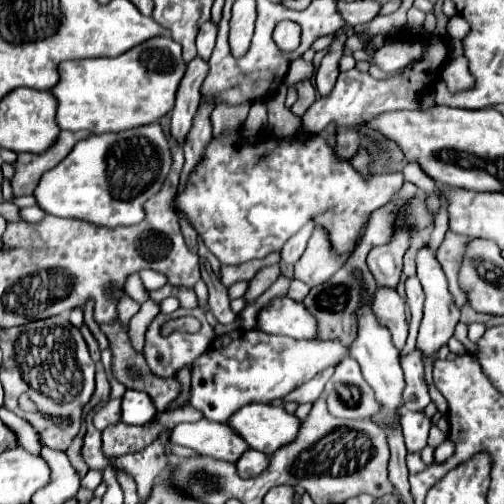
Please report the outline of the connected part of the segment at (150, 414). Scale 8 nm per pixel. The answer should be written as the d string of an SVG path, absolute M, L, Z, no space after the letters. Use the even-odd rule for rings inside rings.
M127 389L123 395L121 407L123 407L121 419L123 419L123 423L129 423L129 425L145 425L157 415L151 397L143 391Z

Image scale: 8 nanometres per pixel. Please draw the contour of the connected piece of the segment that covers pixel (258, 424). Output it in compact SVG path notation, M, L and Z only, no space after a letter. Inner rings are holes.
M247 405L239 409L239 413L235 413L235 417L227 421L227 425L231 425L253 449L271 455L277 449L295 441L301 427L301 419L297 419L293 413L287 413L281 405Z

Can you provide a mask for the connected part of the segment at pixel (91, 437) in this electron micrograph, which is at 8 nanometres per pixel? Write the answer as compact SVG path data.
M92 411L86 417L87 431L85 439L83 439L83 447L81 447L81 455L85 459L85 463L89 465L89 469L101 469L107 465L107 459L103 457L101 451L101 431L97 431L93 427Z

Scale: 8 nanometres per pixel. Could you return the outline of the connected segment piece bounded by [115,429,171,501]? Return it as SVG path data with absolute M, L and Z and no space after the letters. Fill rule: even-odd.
M163 431L151 445L147 445L143 451L129 453L117 459L117 469L123 469L131 473L137 481L139 495L143 501L147 499L147 493L151 491L151 485L155 483L155 477L161 473L161 469L167 465L167 445L171 443L171 431Z

